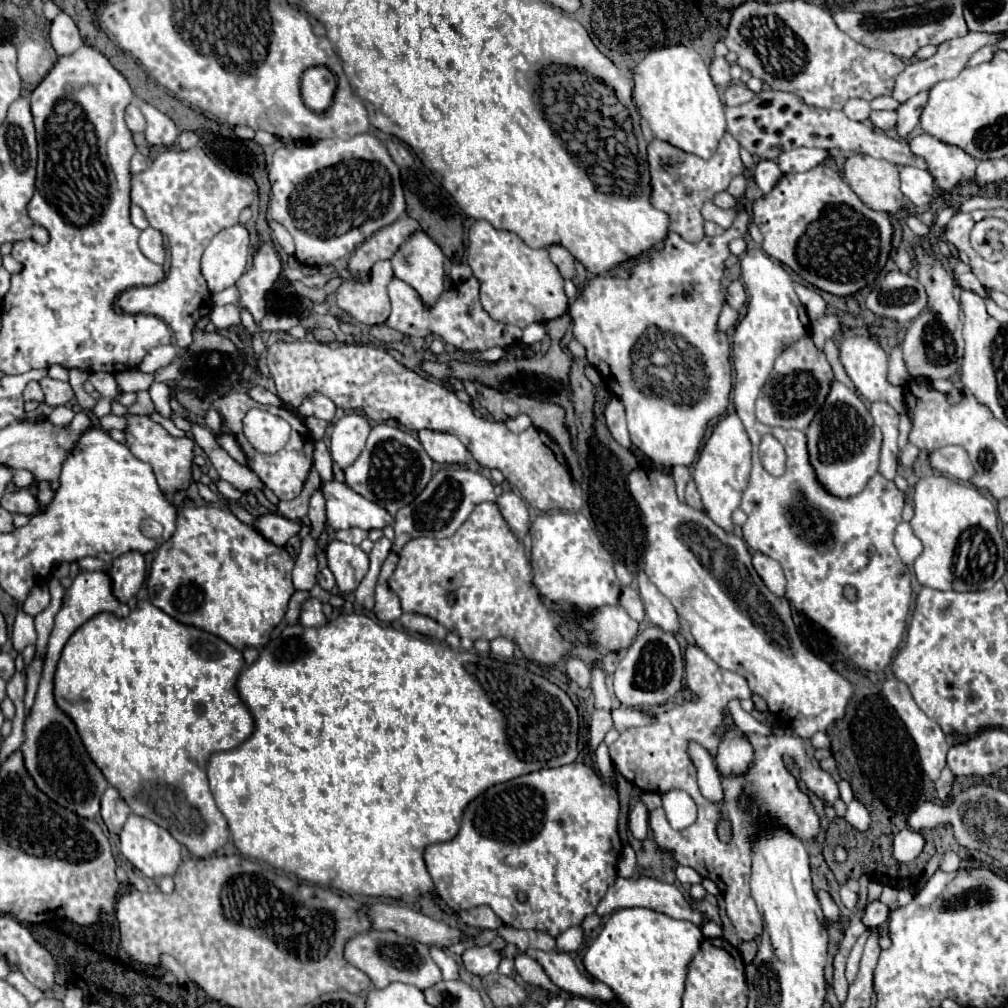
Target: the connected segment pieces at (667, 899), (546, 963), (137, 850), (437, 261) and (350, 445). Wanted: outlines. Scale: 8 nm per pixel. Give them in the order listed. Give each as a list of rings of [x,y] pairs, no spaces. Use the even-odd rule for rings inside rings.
[[[636,876],[636,878],[616,878],[616,882],[608,888],[606,896],[600,900],[598,908],[596,908],[596,914],[598,916],[608,916],[612,914],[614,910],[620,910],[620,908],[634,908],[634,906],[642,906],[642,908],[650,908],[650,910],[656,910],[656,912],[662,912],[666,916],[672,916],[672,918],[682,918],[682,920],[690,920],[694,924],[702,924],[704,922],[704,916],[696,910],[690,908],[690,904],[684,900],[682,892],[672,886],[672,884],[666,884],[666,882],[660,882],[660,880],[654,880],[654,878],[648,878],[648,876]]]
[[[506,944],[500,954],[510,960],[514,960],[518,954],[526,954],[526,956],[534,958],[544,968],[544,972],[548,974],[552,984],[556,984],[560,990],[566,990],[574,996],[598,998],[604,1002],[614,1000],[612,990],[602,982],[594,982],[594,980],[588,980],[586,976],[582,976],[578,972],[574,960],[566,952],[560,952],[560,950],[544,952],[544,950],[536,950],[536,948],[528,948],[522,952],[514,944]]]
[[[130,814],[122,832],[120,832],[120,852],[122,856],[138,868],[146,878],[162,878],[162,876],[172,876],[178,868],[180,854],[178,854],[178,842],[170,836],[168,830],[156,826],[152,820]]]
[[[412,232],[390,258],[394,276],[410,284],[426,304],[436,302],[444,282],[444,254],[422,232]]]
[[[346,414],[342,416],[330,436],[330,454],[332,460],[344,470],[348,468],[364,448],[364,442],[370,434],[370,424],[364,414]]]

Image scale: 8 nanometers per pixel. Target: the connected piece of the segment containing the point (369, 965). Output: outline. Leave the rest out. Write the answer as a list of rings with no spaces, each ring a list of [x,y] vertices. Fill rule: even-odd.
[[[380,930],[360,932],[346,942],[344,958],[352,966],[362,970],[376,988],[384,988],[390,982],[404,982],[404,984],[412,984],[412,986],[424,990],[442,980],[440,968],[434,964],[434,960],[428,954],[428,946],[424,946],[416,940],[404,938],[396,932],[380,932]]]

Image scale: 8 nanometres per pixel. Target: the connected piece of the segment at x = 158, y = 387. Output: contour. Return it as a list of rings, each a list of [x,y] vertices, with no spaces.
[[[154,382],[150,386],[150,396],[156,404],[156,412],[162,414],[164,418],[172,418],[172,414],[174,414],[174,410],[170,408],[170,392],[172,390],[166,382]]]

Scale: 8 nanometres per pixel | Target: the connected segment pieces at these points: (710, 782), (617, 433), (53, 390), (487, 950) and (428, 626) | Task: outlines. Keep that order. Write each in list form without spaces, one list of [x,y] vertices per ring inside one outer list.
[[[692,744],[688,748],[688,752],[690,752],[690,758],[692,758],[694,766],[698,768],[698,786],[700,786],[700,792],[708,800],[720,802],[722,800],[722,786],[720,786],[720,774],[718,774],[718,770],[714,766],[714,760],[698,744]]]
[[[612,396],[610,404],[604,410],[606,416],[606,424],[612,432],[612,436],[616,438],[616,442],[620,442],[622,446],[630,446],[630,438],[628,438],[628,428],[626,428],[626,408],[624,402],[618,396]]]
[[[42,378],[40,388],[46,392],[46,404],[48,406],[64,406],[74,398],[74,390],[68,382],[60,382],[54,378]]]
[[[498,938],[488,946],[474,946],[464,950],[462,954],[464,968],[476,976],[486,976],[490,972],[496,972],[500,964],[500,954],[498,954],[500,948],[502,948],[502,940]]]
[[[404,612],[404,614],[400,616],[400,624],[402,624],[406,630],[410,630],[410,632],[418,632],[418,634],[424,634],[424,636],[428,636],[428,638],[436,638],[436,640],[440,640],[440,642],[442,642],[442,640],[446,638],[446,634],[448,634],[448,630],[446,630],[442,624],[438,624],[436,620],[424,616],[424,614]]]

